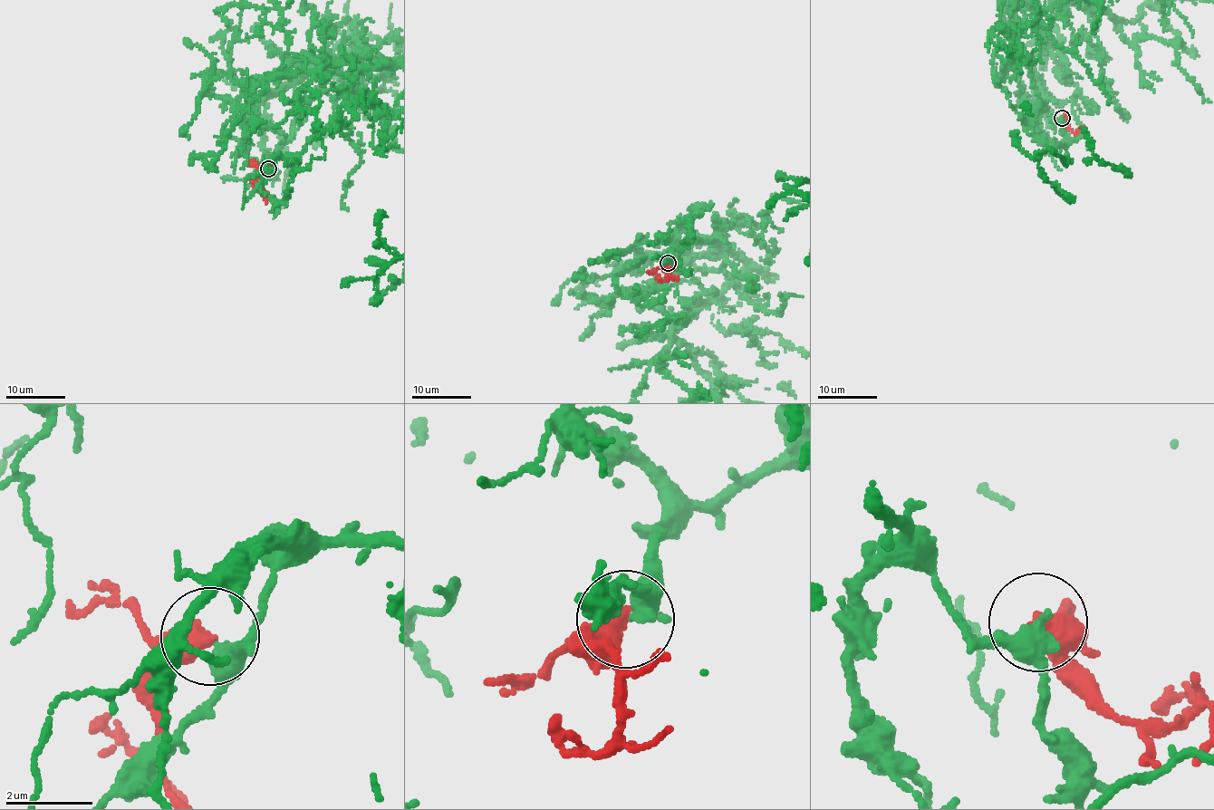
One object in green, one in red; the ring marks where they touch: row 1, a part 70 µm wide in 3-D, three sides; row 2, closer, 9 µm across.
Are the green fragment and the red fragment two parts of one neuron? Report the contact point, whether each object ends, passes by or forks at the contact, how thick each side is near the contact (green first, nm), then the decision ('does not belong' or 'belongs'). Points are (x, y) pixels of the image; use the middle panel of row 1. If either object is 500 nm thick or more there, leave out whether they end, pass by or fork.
(668, 263) | 440/550 nm | does not belong

